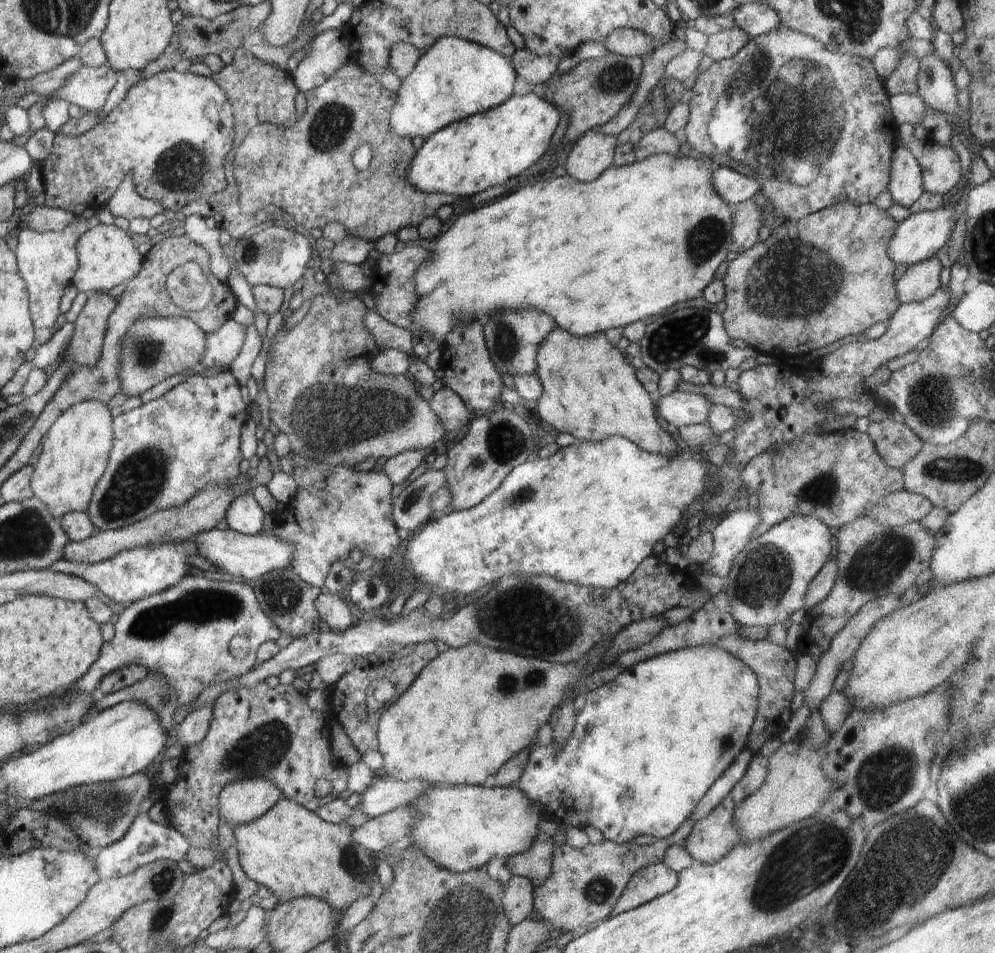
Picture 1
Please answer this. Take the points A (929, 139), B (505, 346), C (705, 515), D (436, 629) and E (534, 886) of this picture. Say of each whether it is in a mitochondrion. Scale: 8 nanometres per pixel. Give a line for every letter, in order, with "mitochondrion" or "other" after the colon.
A: other
B: mitochondrion
C: other
D: other
E: other

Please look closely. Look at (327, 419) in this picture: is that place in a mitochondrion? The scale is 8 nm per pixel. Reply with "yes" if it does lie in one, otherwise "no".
yes

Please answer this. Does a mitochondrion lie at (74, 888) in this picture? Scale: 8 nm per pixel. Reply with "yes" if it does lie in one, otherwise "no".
no

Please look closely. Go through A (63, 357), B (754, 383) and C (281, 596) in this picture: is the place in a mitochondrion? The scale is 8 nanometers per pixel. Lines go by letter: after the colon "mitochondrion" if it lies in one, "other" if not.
A: other
B: other
C: mitochondrion

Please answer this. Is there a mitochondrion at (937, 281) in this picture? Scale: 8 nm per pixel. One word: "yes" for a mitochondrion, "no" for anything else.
no

